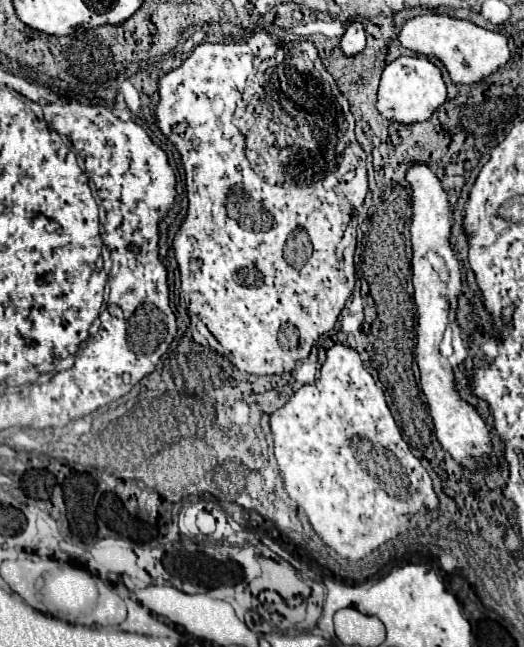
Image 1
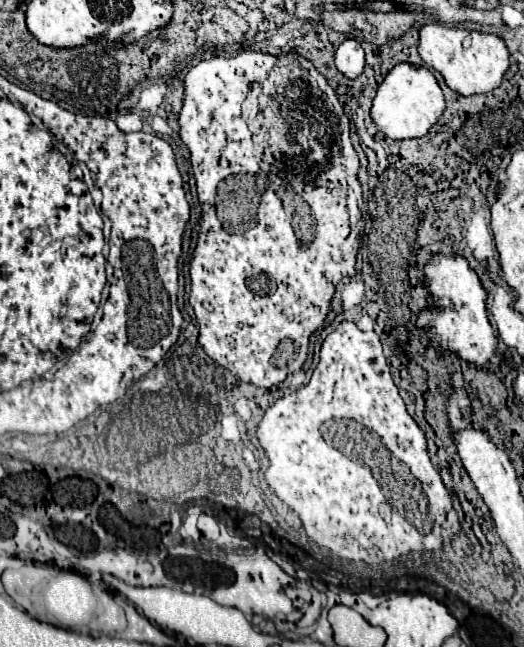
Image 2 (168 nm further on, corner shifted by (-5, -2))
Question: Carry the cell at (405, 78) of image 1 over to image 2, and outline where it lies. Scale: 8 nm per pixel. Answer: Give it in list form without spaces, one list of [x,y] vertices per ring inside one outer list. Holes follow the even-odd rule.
[[[400,63],[384,77],[382,85],[376,91],[372,105],[372,119],[378,129],[390,139],[414,139],[424,137],[430,127],[438,121],[446,107],[444,93],[434,77],[434,73],[426,67],[416,67],[410,63]]]

